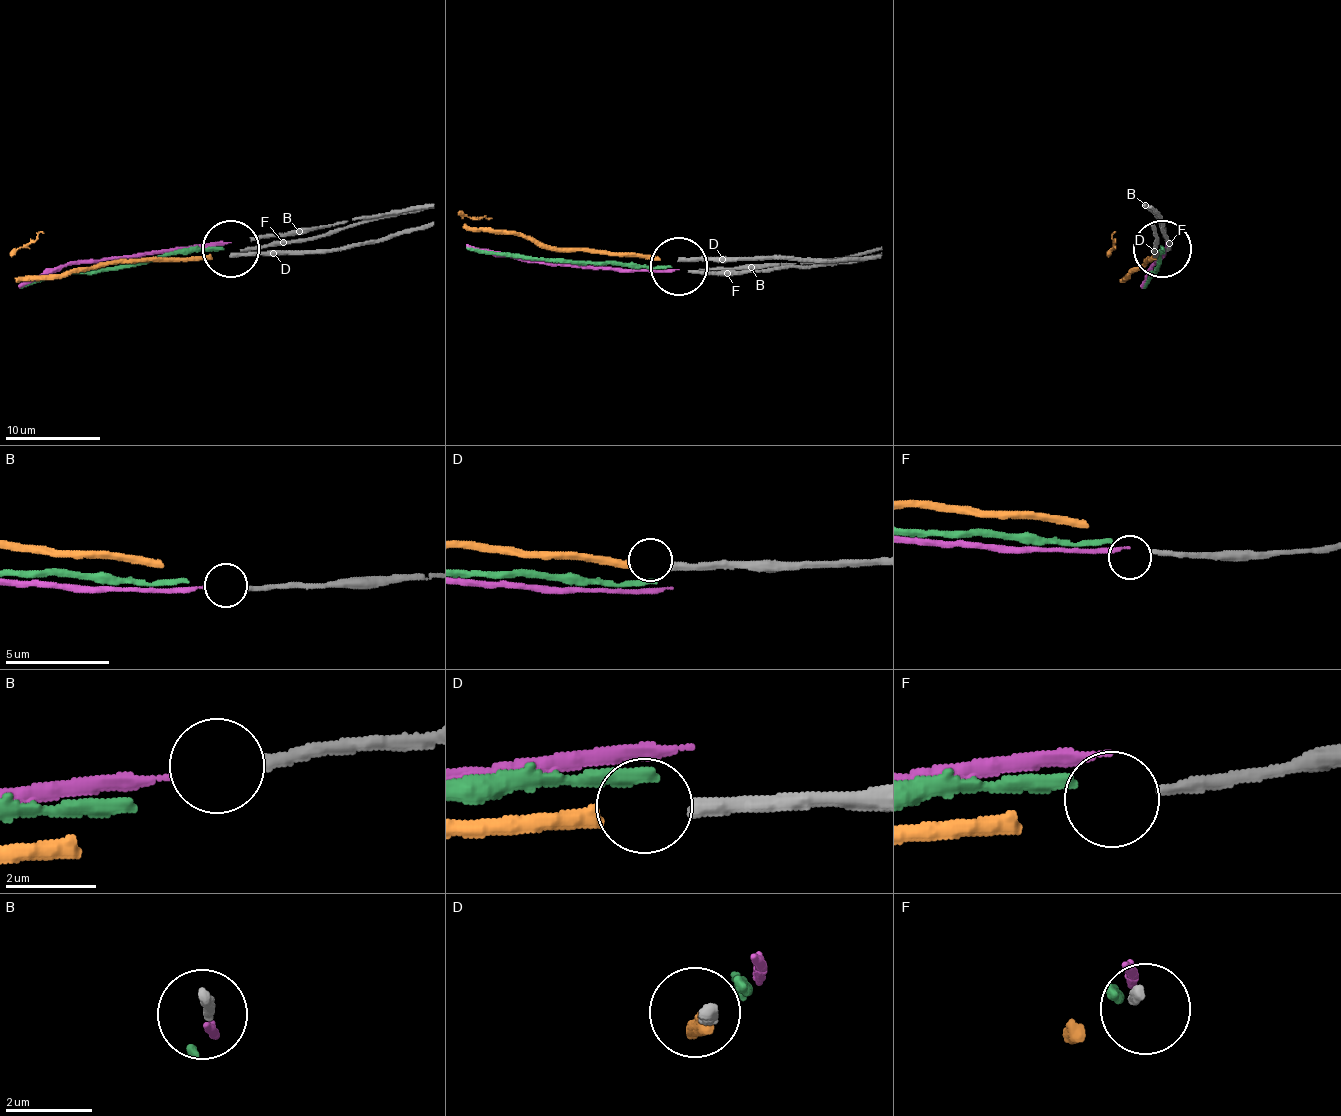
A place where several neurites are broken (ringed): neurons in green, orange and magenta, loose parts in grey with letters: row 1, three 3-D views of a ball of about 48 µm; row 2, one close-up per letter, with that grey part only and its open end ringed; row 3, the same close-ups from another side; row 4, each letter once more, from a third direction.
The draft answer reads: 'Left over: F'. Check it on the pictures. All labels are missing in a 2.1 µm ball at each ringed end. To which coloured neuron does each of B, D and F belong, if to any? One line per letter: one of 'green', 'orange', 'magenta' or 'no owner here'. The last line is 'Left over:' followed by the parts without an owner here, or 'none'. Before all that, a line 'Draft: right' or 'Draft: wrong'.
Draft: right
B: magenta
D: orange
F: no owner here
Left over: F

